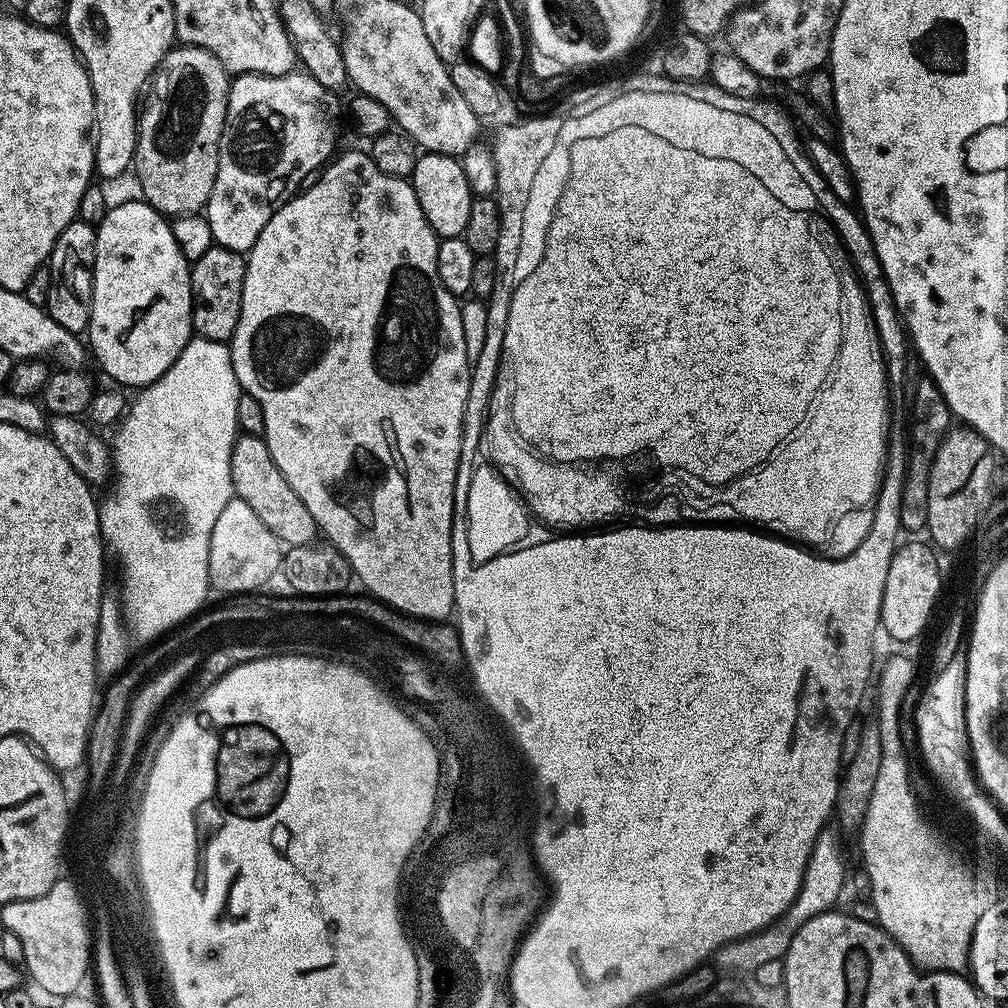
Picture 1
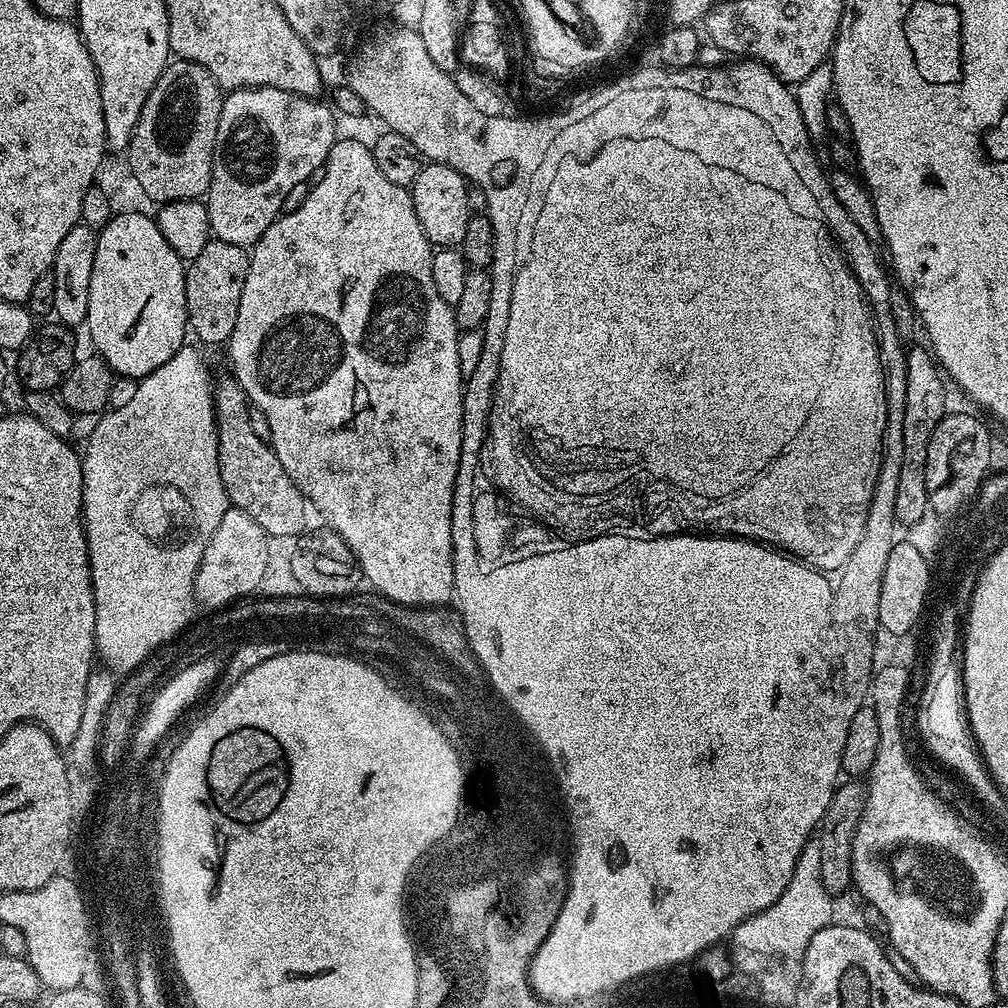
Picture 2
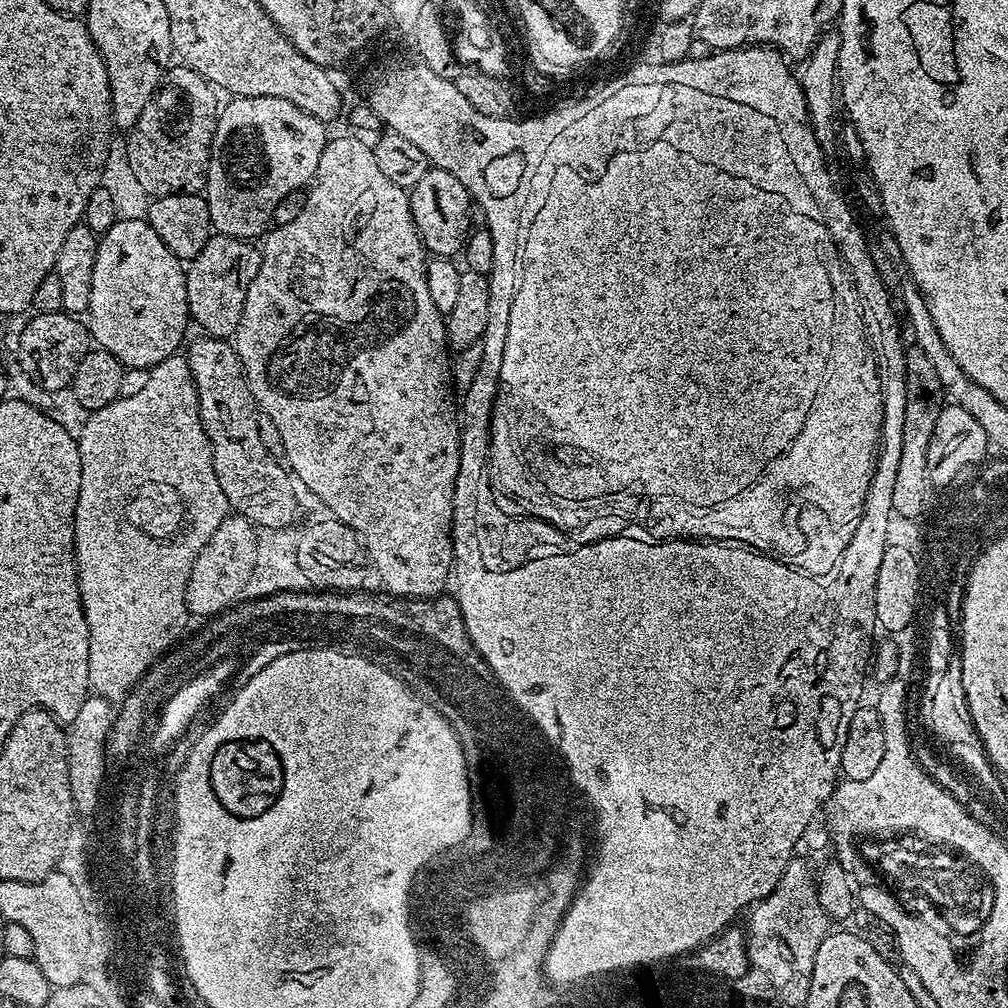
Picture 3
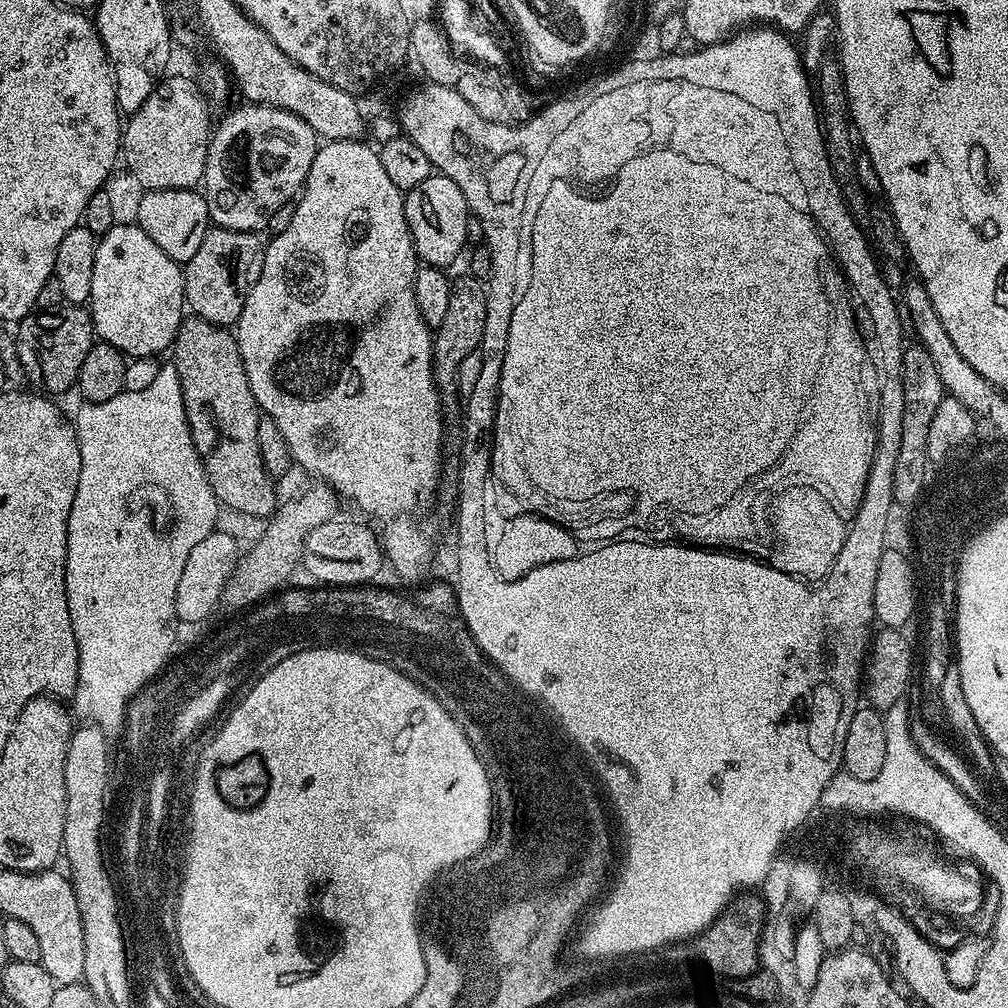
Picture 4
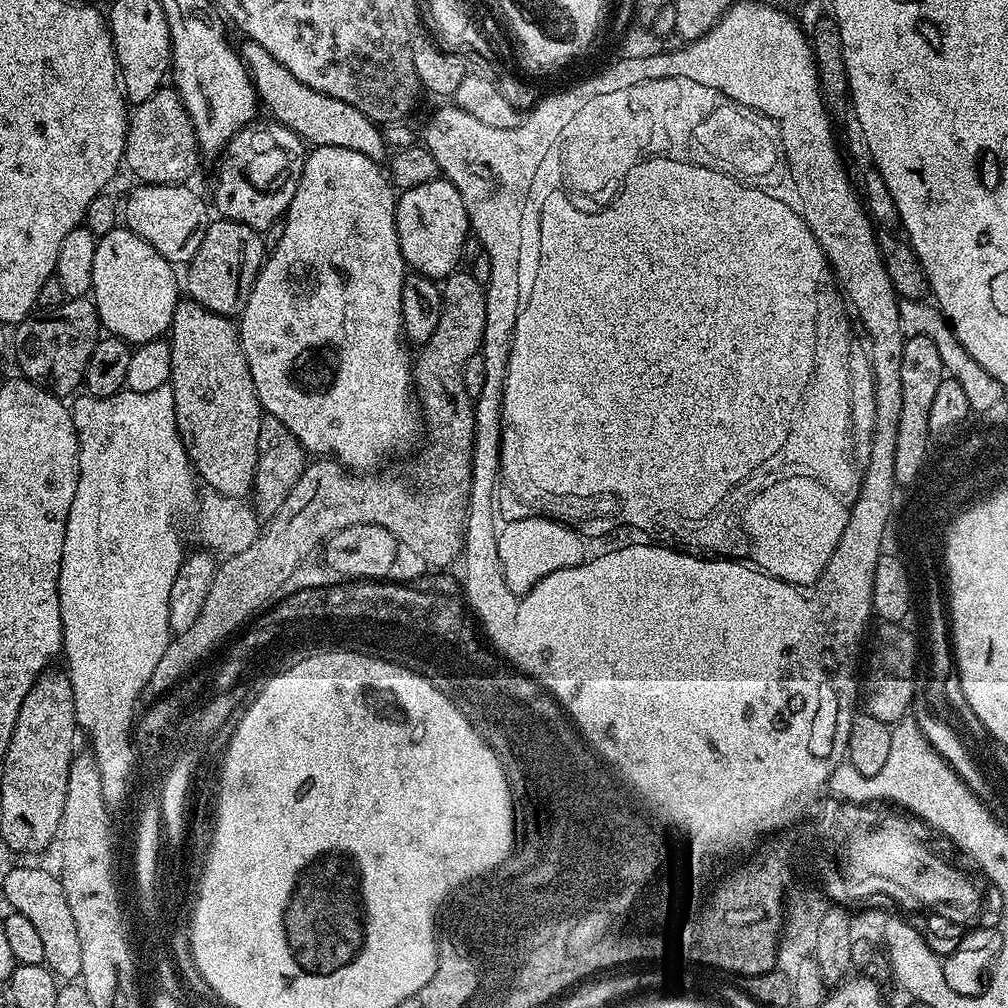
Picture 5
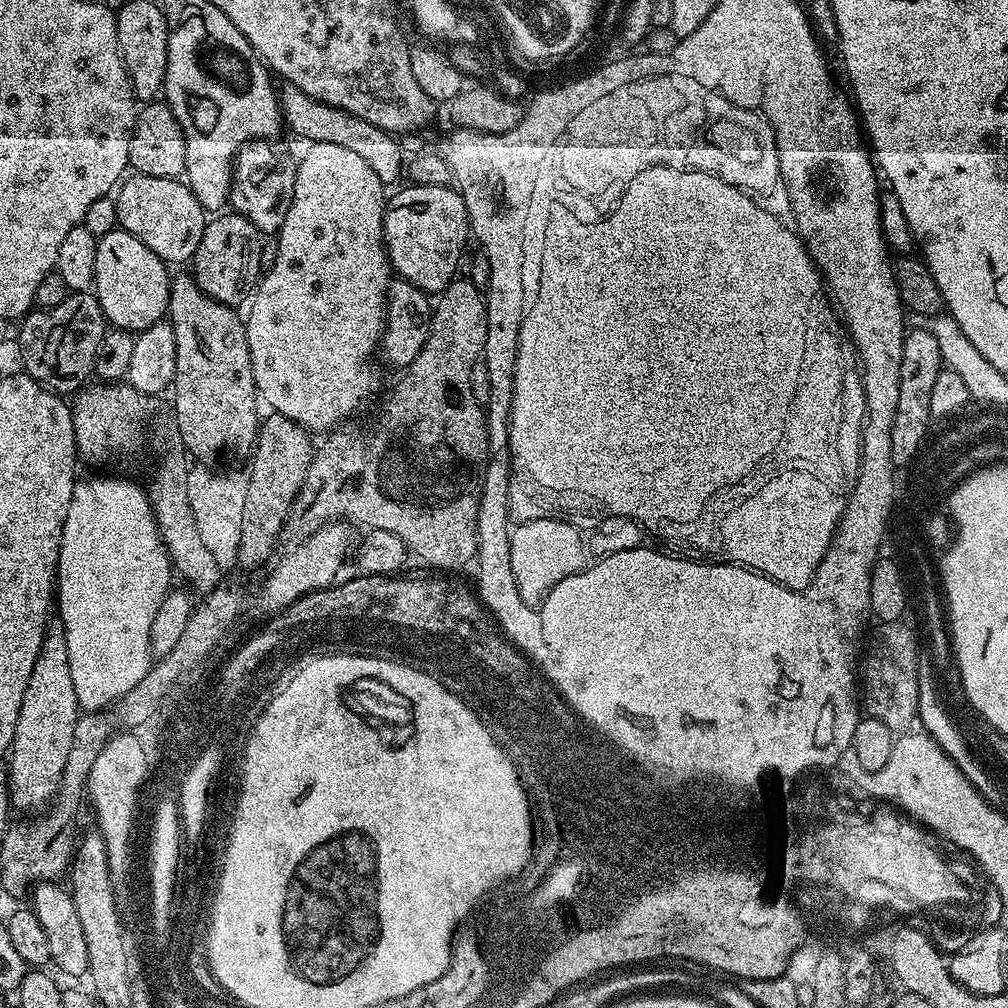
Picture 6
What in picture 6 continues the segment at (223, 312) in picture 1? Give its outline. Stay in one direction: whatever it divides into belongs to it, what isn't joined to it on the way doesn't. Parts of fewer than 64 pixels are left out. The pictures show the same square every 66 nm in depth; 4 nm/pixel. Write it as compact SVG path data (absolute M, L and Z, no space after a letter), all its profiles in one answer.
M217 215L205 223L202 242L198 242L198 250L190 261L190 272L207 296L236 306L244 295L245 299L255 289L262 275L260 255L265 245L260 241L261 232L245 216L224 215Z

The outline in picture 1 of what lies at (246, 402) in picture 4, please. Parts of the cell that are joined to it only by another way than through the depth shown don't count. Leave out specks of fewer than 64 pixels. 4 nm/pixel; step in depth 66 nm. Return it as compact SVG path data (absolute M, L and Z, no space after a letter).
M248 433L237 437L232 448L231 474L233 493L237 499L245 501L281 543L296 547L309 544L315 539L314 534L317 535L318 529L310 510L303 505L302 498L295 494L285 475L278 469L263 437Z

